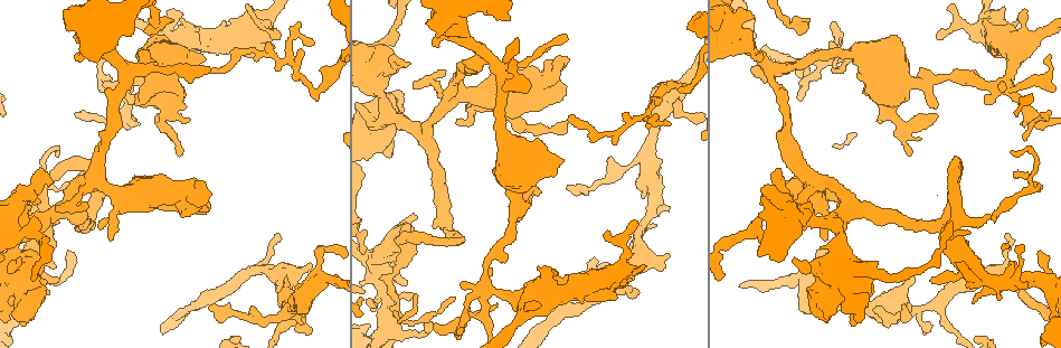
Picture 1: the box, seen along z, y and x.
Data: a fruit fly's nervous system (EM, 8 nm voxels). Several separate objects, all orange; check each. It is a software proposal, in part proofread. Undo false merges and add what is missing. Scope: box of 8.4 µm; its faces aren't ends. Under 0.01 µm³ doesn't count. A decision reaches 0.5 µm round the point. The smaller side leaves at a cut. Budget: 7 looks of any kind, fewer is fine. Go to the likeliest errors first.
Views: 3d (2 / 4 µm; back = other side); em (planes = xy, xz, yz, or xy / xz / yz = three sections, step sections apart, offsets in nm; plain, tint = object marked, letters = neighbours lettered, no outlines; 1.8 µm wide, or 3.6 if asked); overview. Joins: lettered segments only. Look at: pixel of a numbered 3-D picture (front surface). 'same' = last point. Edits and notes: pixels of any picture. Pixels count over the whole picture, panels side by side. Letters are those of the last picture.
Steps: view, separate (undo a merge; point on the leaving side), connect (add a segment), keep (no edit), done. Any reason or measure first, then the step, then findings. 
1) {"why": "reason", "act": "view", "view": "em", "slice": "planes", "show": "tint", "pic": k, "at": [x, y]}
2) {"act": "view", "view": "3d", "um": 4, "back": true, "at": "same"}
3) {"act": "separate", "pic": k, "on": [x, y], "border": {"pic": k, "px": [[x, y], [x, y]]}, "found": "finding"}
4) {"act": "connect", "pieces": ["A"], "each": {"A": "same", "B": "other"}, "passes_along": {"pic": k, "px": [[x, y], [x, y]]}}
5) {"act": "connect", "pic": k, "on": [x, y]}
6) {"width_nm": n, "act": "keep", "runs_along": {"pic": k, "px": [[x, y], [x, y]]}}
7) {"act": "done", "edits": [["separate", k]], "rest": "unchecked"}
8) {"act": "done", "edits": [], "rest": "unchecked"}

{"act": "view", "view": "em", "slice": "xz", "step": 16, "show": "letters", "pic": 1, "at": [375, 260]}

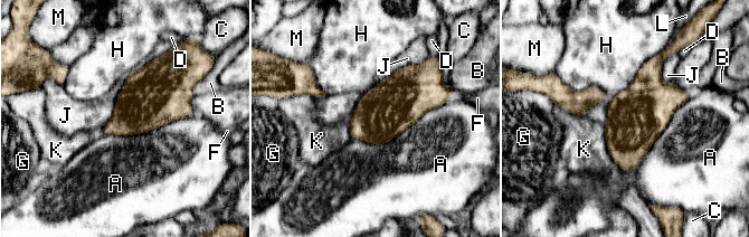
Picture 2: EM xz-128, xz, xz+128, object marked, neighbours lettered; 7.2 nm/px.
{"longest_contact_nm": ["A", 800], "act": "keep", "each": {"A": "other", "B": "other", "C": "other", "D": "other", "F": "other", "G": "other", "H": "other", "J": "other", "K": "other", "L": "other", "M": "other"}, "found": "all the same neuron"}

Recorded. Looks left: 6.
{"why": "a fork", "act": "view", "view": "em", "slice": "xy", "step": 8, "show": "letters", "pic": 1, "at": [829, 62]}

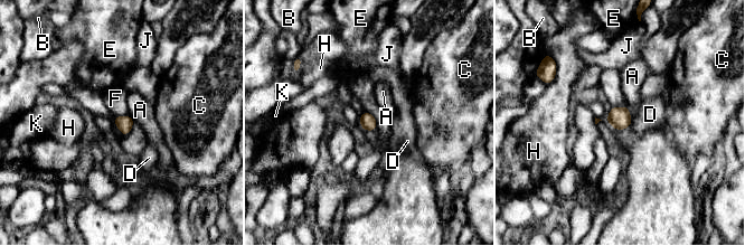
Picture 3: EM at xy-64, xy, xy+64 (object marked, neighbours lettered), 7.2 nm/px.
{"longest_contact_nm": ["F", 110], "act": "keep", "each": {"A": "other", "B": "other", "C": "other", "D": "other", "E": "other", "F": "other", "H": "other", "J": "other", "K": "other"}, "border": {"pic": 3, "px": [[128, 114], [114, 116]]}, "found": "one neuron here"}

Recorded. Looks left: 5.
{"act": "view", "view": "3d", "um": 2, "pic": 1, "at": [375, 62]}

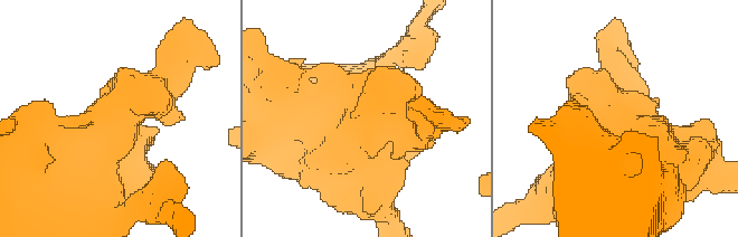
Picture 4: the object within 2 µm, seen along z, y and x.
{"why": "need the tissue", "act": "view", "view": "em", "slice": "planes", "show": "letters", "pic": 4, "at": [366, 119]}

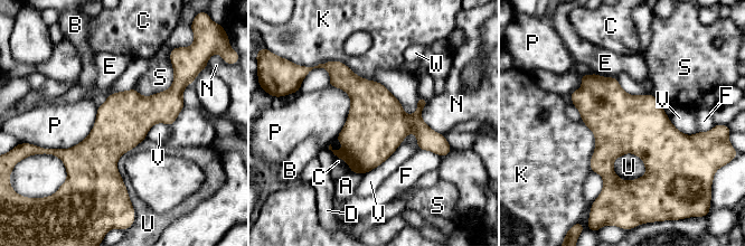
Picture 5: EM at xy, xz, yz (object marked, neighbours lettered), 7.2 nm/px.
{"act": "keep", "each": {"A": "other", "B": "other", "C": "other", "D": "other", "E": "other", "F": "other", "K": "other", "N": "other", "P": "other", "S": "other", "U": "other", "V": "other", "W": "other"}, "border": {"pic": 5, "px": [[613, 160], [633, 153], [646, 173]]}, "found": "one neuron here"}

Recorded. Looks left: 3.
{"act": "done", "edits": [], "rest": "unchecked"}

